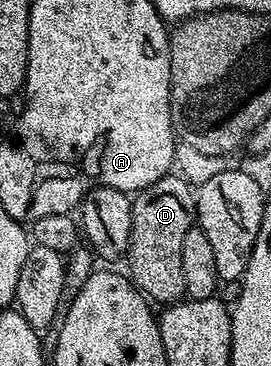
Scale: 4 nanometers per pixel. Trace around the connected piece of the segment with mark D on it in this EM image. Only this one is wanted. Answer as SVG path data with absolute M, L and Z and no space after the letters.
M170 174L162 176L146 190L135 192L132 199L132 228L126 256L126 264L128 263L126 271L136 288L153 304L171 305L185 298L182 281L182 241L186 233L194 226L195 217L196 196L194 191L190 188L185 189L184 184L175 181Z

